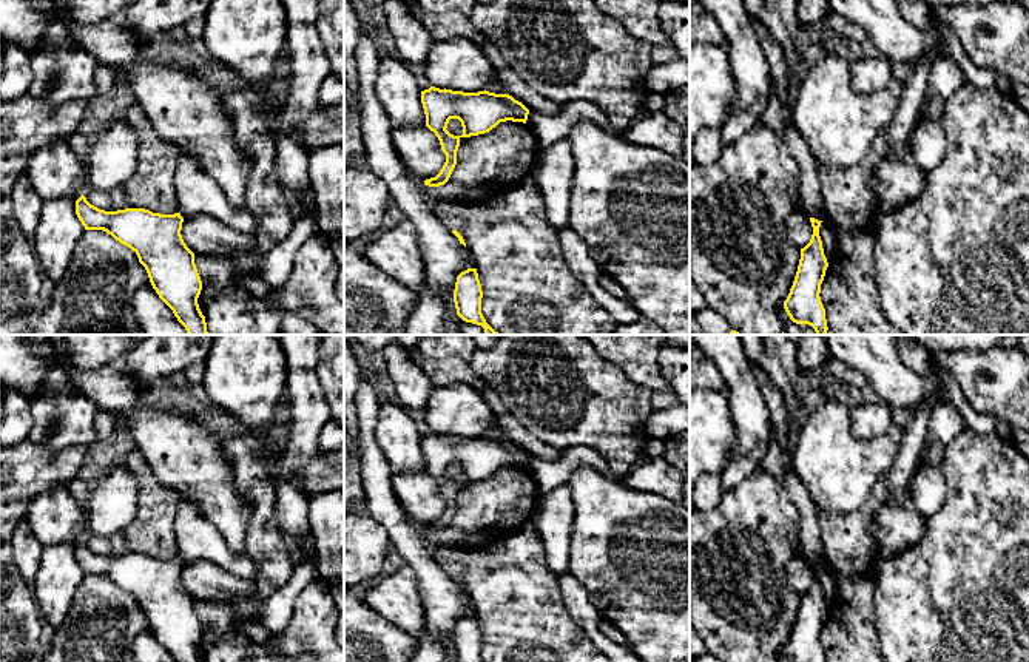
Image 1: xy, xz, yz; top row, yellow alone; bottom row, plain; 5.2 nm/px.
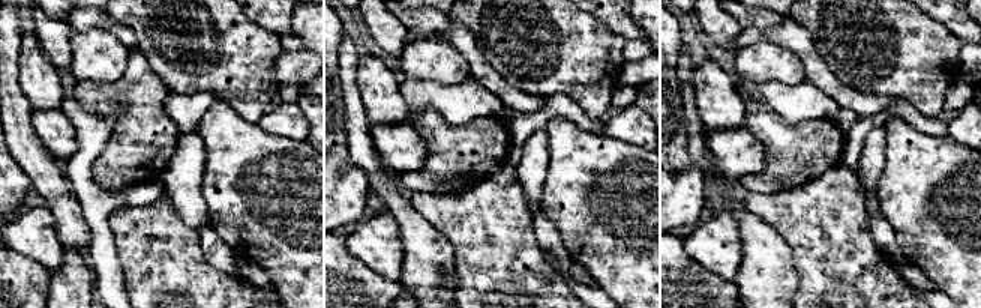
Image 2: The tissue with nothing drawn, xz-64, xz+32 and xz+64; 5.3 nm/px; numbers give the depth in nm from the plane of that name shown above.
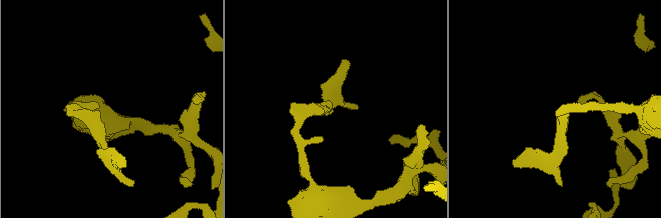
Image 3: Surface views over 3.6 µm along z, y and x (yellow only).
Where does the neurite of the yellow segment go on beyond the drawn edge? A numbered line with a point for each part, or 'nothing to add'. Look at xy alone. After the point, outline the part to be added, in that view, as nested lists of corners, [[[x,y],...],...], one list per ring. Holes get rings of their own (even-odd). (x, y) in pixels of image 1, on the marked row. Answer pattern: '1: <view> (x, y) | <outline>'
nothing to add

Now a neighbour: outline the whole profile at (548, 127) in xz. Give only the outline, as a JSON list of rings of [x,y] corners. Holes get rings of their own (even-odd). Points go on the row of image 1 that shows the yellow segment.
[[[585,100],[565,102],[557,113],[529,110],[526,123],[534,131],[538,153],[541,153],[549,145],[565,139],[571,128],[580,120],[591,120],[608,133],[625,137],[625,131],[614,130],[595,103]]]

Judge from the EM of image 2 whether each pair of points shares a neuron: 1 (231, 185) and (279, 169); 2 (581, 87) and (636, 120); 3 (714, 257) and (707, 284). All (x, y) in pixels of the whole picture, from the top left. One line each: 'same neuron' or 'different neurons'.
1: same neuron
2: different neurons
3: different neurons

